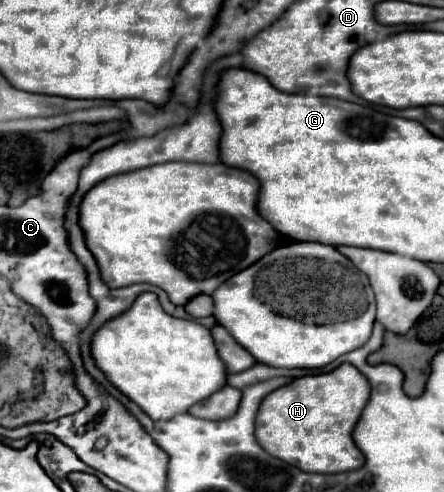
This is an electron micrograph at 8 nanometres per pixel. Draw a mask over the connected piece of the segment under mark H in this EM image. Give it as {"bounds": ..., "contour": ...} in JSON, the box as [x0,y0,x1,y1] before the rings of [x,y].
{"bounds":[256,363,370,473],"contour":[[[342,363],[340,367],[336,367],[330,373],[298,377],[298,379],[290,381],[288,385],[268,393],[262,399],[260,409],[256,413],[256,441],[272,457],[278,457],[278,459],[282,459],[282,461],[306,471],[306,473],[344,473],[344,471],[354,471],[354,469],[362,467],[364,455],[354,445],[352,429],[354,429],[356,421],[360,419],[360,413],[366,407],[368,397],[370,397],[370,383],[350,363]]]}

